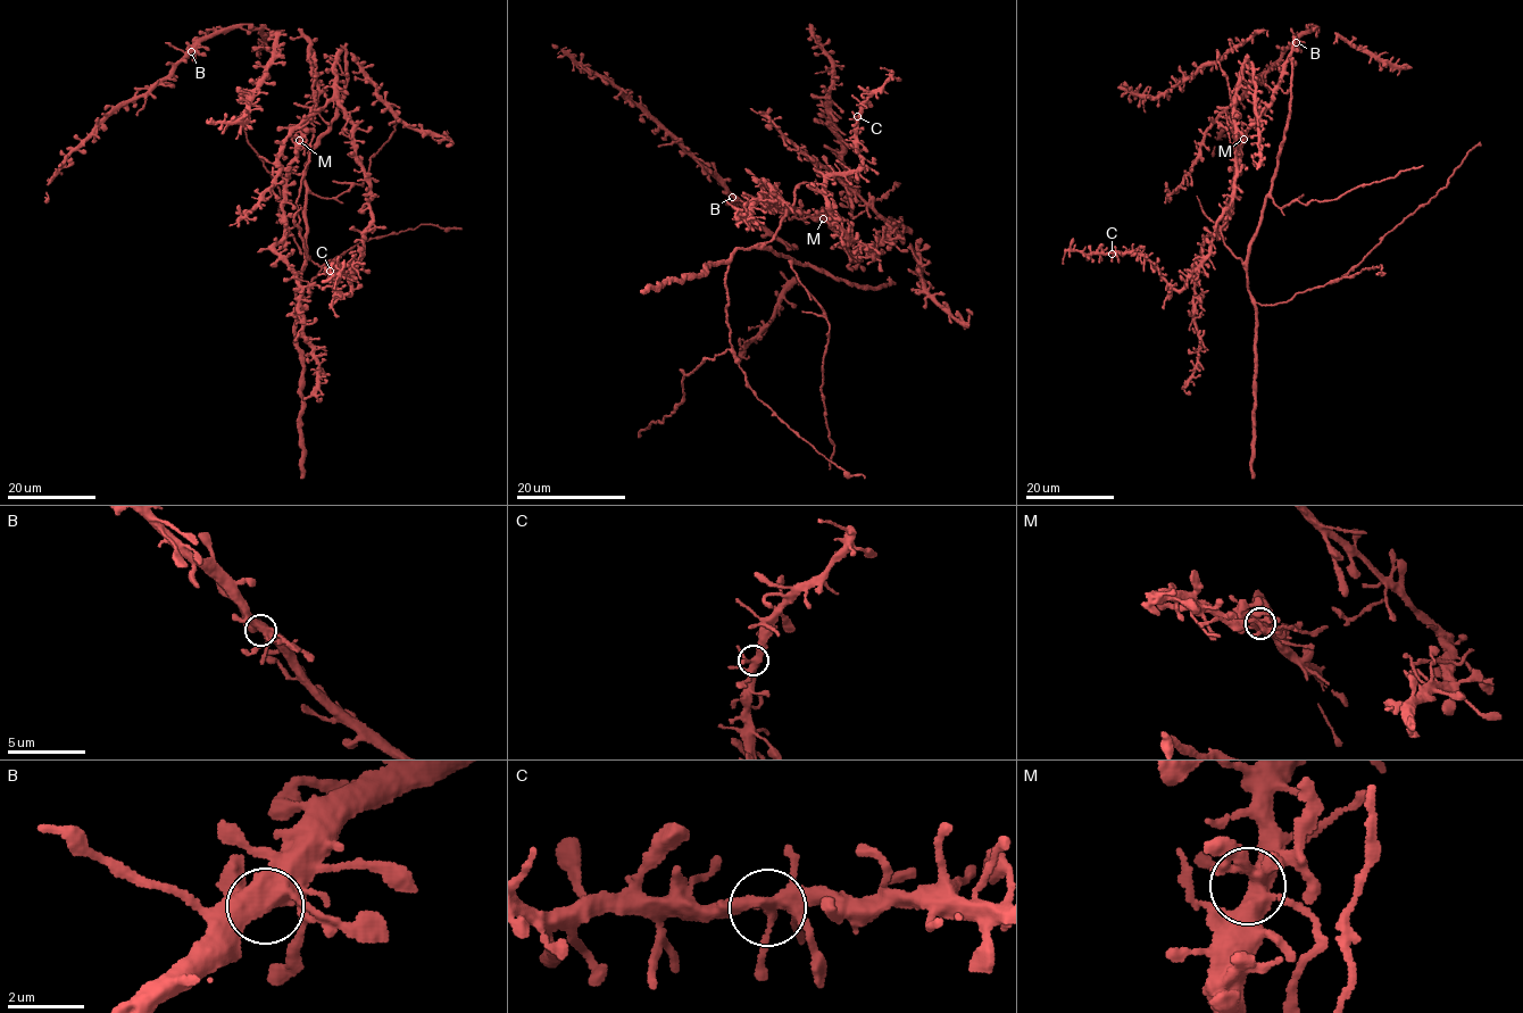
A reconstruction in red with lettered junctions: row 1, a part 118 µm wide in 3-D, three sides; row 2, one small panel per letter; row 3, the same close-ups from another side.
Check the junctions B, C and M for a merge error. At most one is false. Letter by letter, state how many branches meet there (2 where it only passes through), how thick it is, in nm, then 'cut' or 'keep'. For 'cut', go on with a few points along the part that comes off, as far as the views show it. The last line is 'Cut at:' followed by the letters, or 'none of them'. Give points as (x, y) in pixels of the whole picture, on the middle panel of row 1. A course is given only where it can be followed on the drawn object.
B: 6 | 480 nm | keep
C: 7 | 360 nm | keep
M: 7 | 440 nm | keep
Cut at: none of them

